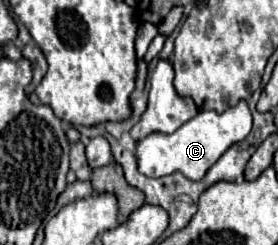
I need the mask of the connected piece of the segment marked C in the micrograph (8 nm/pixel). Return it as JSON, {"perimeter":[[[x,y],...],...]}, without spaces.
{"perimeter":[[[241,100],[235,108],[217,114],[215,110],[201,110],[191,120],[187,120],[173,134],[153,132],[137,142],[137,168],[141,174],[159,178],[173,172],[181,172],[191,180],[201,180],[205,172],[219,160],[219,156],[235,142],[241,142],[251,132],[251,110],[245,100]]]}

